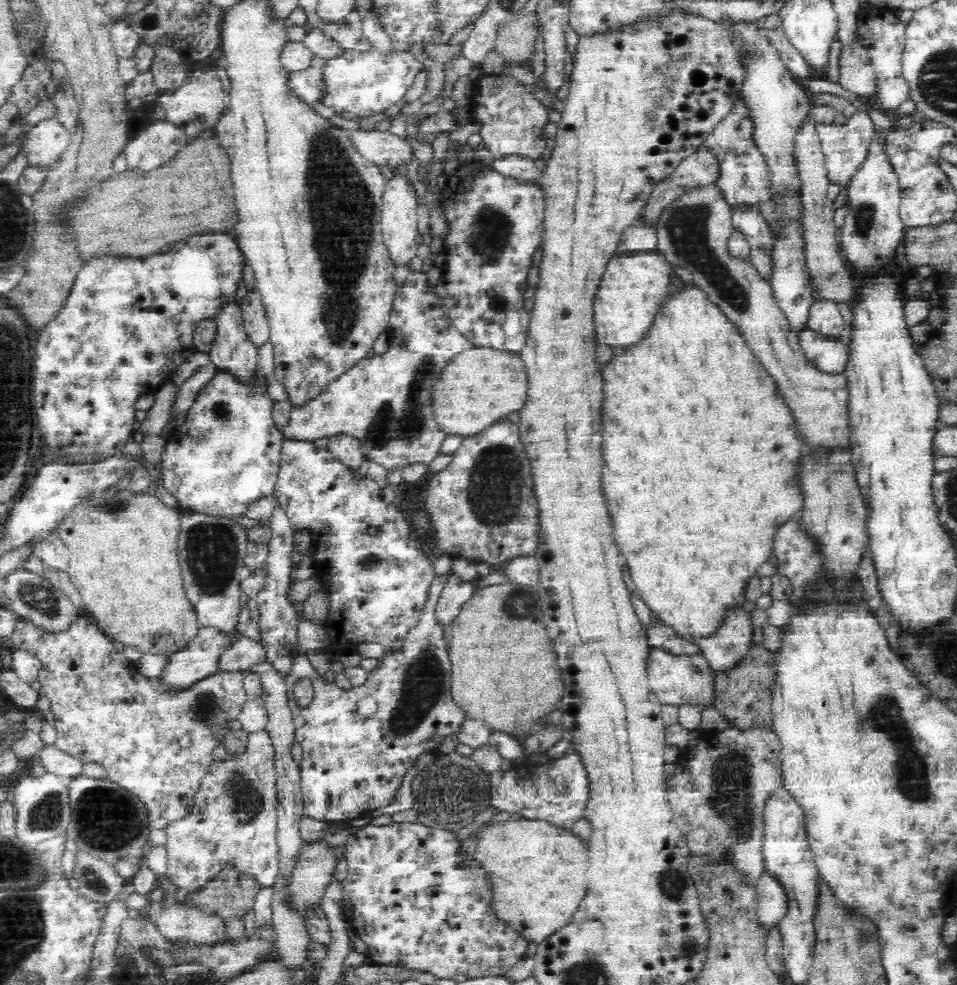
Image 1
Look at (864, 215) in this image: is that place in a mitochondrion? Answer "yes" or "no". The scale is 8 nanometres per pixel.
yes

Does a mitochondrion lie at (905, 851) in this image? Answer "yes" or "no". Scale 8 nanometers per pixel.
no

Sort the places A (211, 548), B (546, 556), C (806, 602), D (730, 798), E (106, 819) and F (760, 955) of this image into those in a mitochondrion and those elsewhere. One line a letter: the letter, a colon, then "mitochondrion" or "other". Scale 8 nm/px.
A: mitochondrion
B: other
C: other
D: mitochondrion
E: mitochondrion
F: other

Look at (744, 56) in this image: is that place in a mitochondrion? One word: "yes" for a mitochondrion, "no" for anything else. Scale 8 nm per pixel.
no

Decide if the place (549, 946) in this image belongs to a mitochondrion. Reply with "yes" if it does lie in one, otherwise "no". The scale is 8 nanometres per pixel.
no

